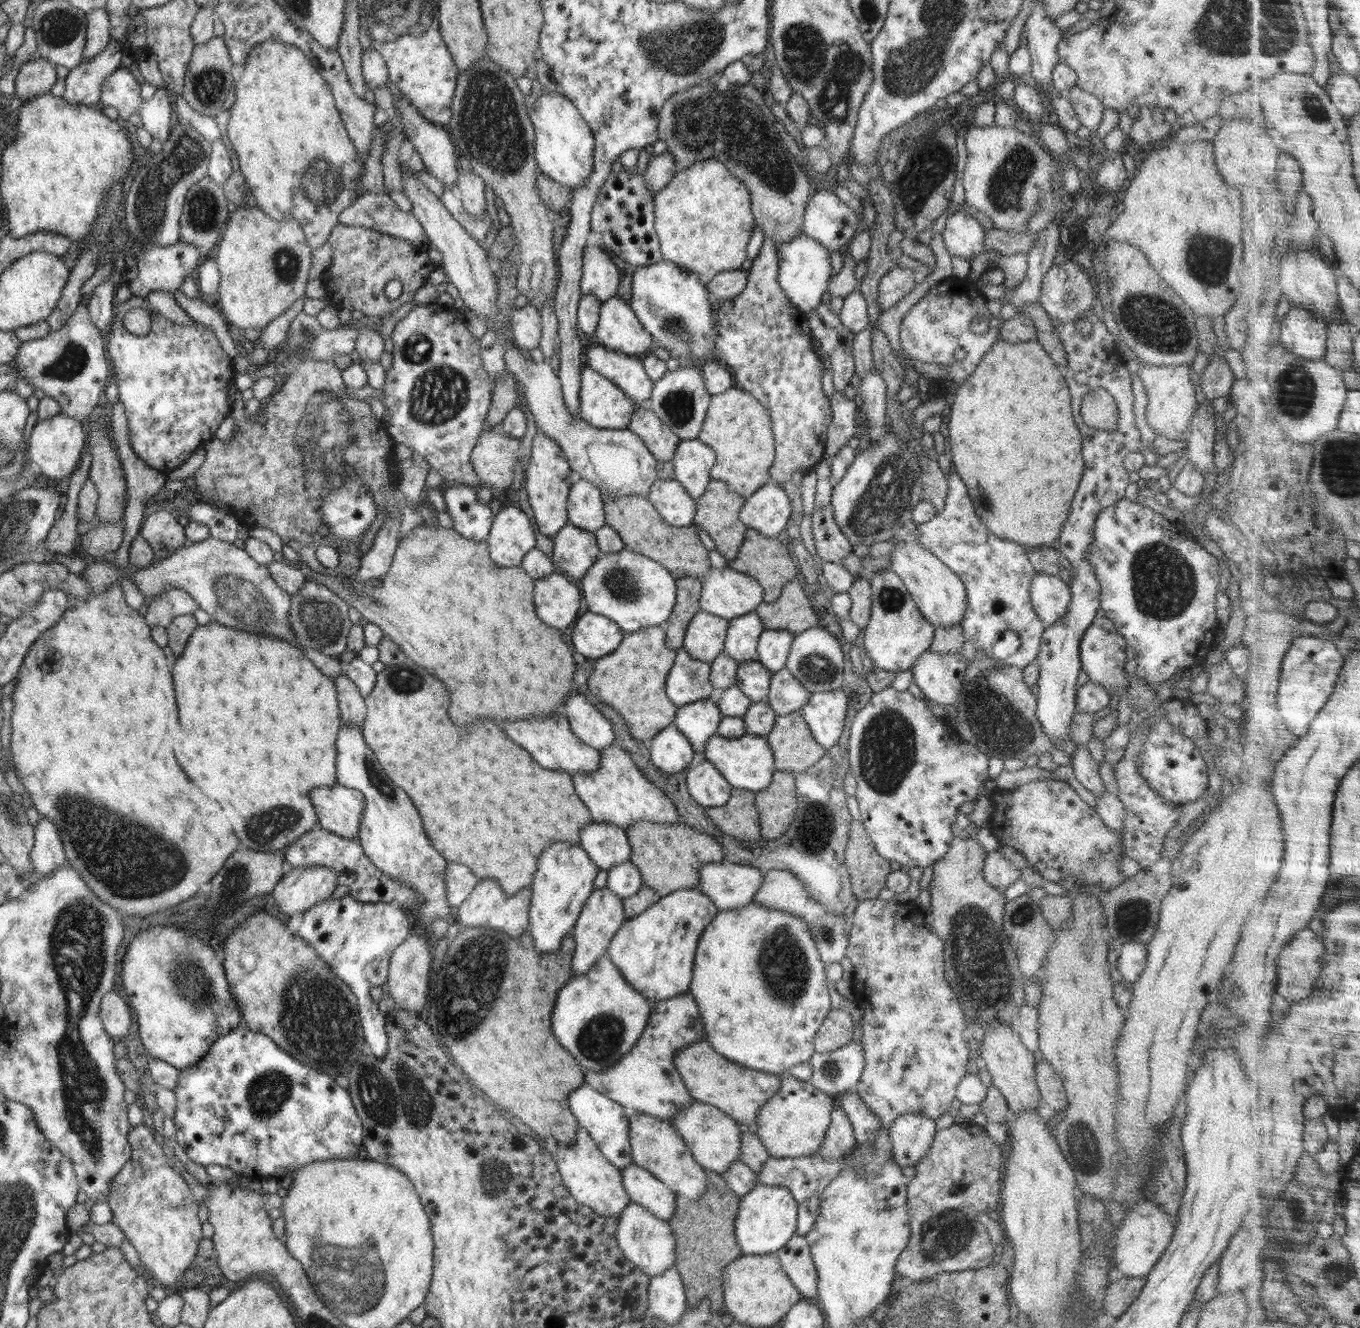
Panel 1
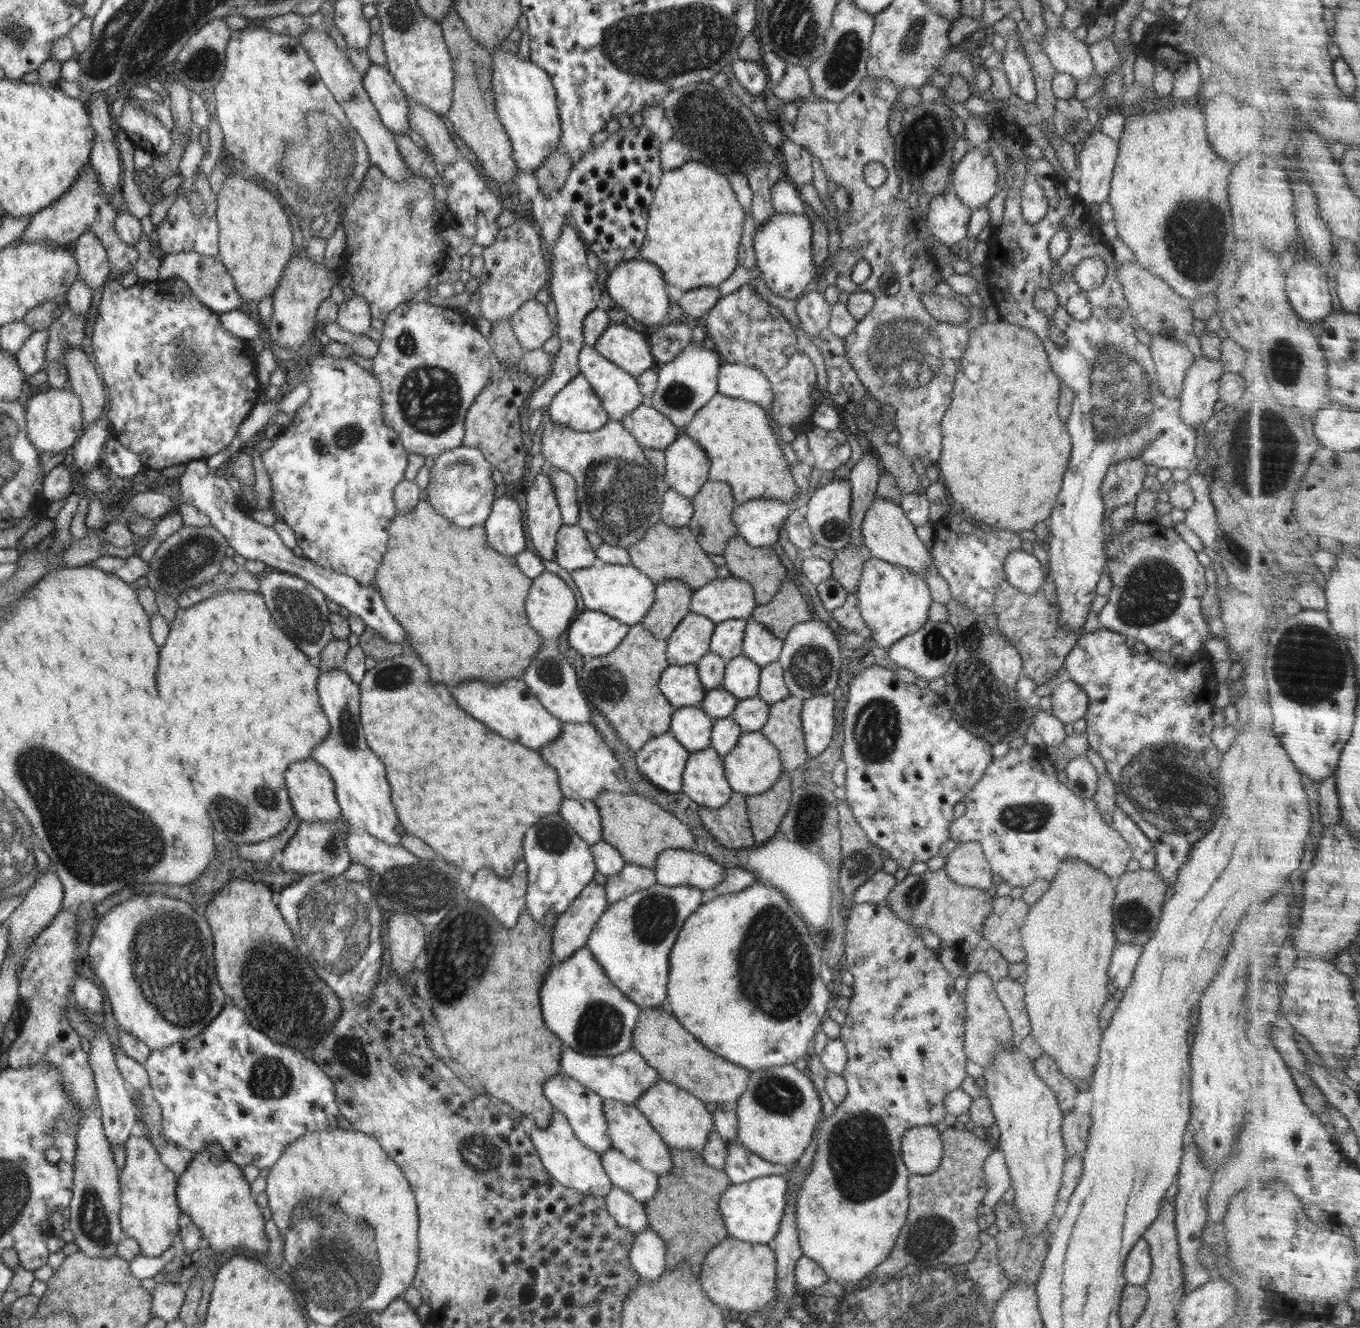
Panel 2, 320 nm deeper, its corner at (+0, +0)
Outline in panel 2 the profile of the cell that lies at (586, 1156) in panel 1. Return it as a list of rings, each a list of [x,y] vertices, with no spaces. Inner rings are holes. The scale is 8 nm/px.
[[[555,1111],[550,1124],[546,1128],[533,1128],[529,1137],[548,1174],[566,1188],[576,1189],[578,1192],[595,1197],[605,1197],[611,1191],[613,1184],[605,1173],[601,1156],[576,1138],[566,1115],[562,1112]]]

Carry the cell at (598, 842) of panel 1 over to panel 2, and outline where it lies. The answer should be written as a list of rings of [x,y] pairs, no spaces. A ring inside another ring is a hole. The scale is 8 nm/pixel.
[[[564,797],[558,813],[589,845],[603,840],[602,821],[594,801]]]

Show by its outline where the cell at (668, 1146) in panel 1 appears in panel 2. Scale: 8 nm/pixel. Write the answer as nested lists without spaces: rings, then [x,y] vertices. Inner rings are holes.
[[[603,1099],[603,1111],[607,1120],[607,1132],[614,1149],[619,1150],[628,1159],[635,1160],[650,1172],[656,1173],[657,1176],[668,1174],[672,1170],[670,1146],[662,1140],[662,1137],[638,1110],[638,1107],[619,1100]]]

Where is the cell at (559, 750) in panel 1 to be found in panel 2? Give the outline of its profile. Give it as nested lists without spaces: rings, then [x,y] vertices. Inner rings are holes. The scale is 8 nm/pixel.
[[[506,679],[494,686],[480,680],[472,680],[450,688],[450,692],[456,698],[458,706],[470,716],[474,716],[500,736],[520,742],[535,751],[539,752],[545,744],[560,736],[563,722],[542,706],[523,679]]]

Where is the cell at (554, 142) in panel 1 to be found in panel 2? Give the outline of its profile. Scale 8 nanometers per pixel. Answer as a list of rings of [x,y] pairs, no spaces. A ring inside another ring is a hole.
[[[504,45],[491,54],[491,58],[494,63],[491,89],[498,120],[512,143],[513,159],[518,170],[533,173],[552,151],[561,148],[561,117],[555,88],[546,71],[519,55],[512,56]]]

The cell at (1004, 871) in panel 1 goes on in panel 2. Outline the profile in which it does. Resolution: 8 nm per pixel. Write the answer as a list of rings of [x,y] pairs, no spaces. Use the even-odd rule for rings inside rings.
[[[958,842],[956,848],[947,854],[943,869],[957,884],[984,892],[994,886],[993,872],[978,843]]]

